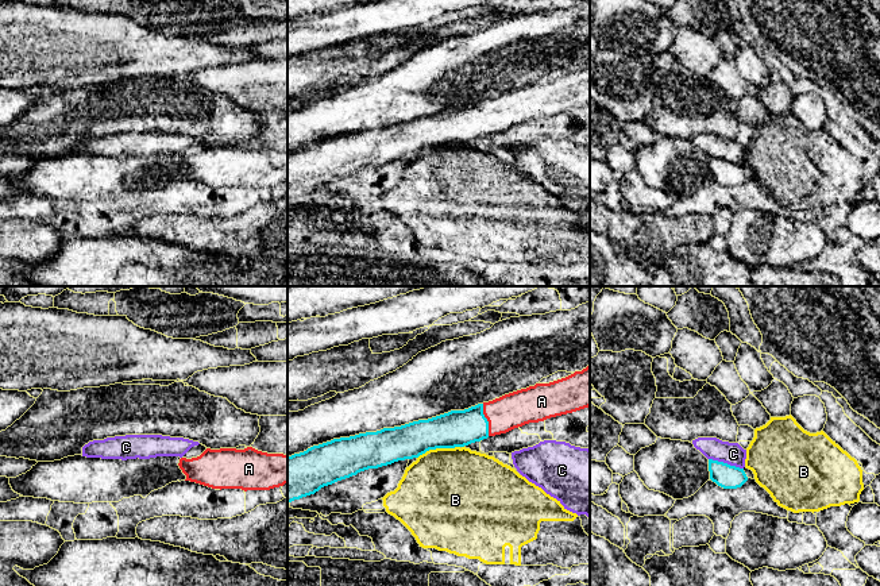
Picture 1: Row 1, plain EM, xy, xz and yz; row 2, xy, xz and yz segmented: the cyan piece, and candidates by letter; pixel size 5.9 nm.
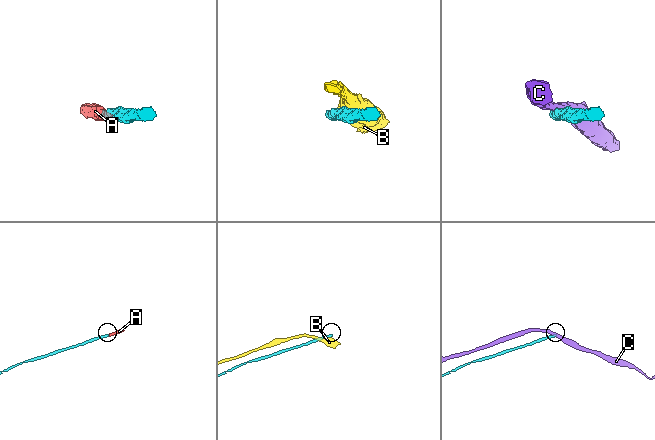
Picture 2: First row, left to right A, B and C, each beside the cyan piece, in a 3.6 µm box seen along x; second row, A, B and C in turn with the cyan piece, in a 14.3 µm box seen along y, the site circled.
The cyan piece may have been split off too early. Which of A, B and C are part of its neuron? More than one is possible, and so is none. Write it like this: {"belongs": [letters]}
{"belongs": ["A"]}

